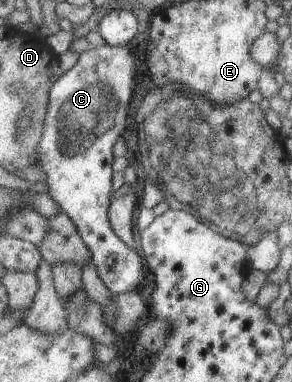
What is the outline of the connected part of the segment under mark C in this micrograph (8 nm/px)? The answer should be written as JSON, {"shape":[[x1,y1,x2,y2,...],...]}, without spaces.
{"shape":[[106,43,83,50,76,66,51,89,44,133,36,150,36,165,46,172,47,195,76,224,92,252,92,263,112,296,139,291,146,276,145,256,124,243,109,216,115,192,114,144,126,130,126,114,140,66,140,56,128,46]]}

